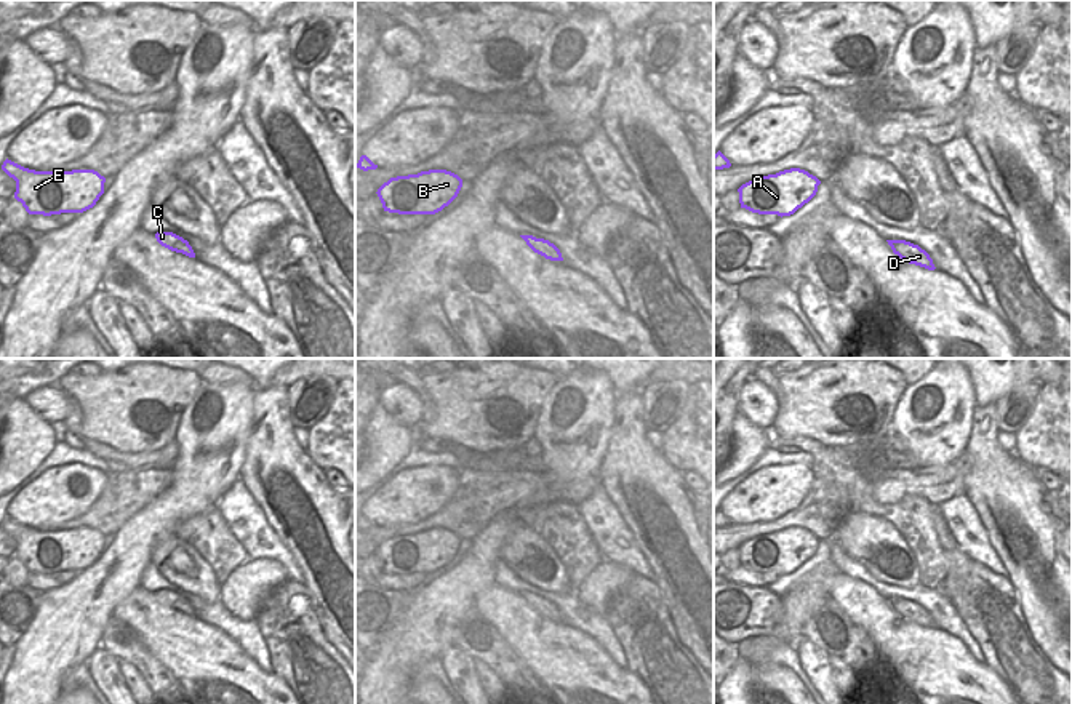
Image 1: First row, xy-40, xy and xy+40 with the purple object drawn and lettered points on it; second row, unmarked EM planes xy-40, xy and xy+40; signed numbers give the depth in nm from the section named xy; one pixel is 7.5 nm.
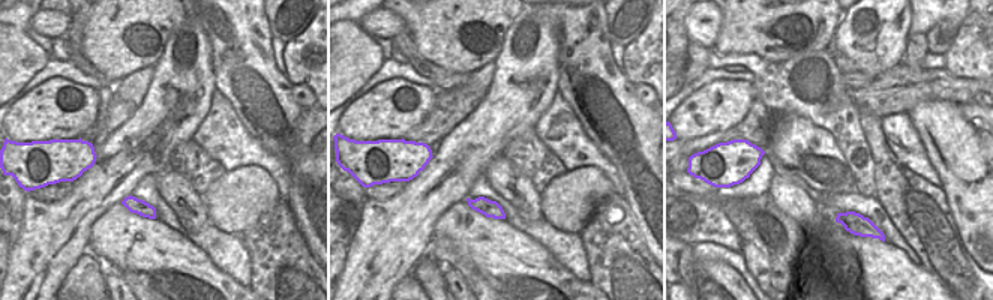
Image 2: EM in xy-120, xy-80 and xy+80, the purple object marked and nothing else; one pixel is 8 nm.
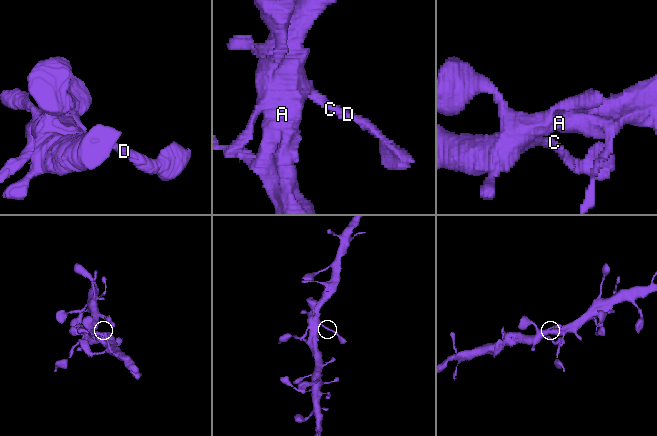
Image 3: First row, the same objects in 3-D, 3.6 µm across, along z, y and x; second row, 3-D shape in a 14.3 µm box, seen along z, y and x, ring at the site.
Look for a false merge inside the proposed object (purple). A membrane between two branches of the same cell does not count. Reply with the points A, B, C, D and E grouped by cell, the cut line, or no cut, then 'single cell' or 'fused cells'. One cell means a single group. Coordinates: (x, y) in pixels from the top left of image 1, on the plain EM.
groups A B C D E; cut none; single cell

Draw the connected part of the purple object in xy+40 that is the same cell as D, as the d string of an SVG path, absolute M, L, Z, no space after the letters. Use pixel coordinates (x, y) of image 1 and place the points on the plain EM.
M886 598L886 600L891 605L893 611L898 613L906 621L925 626L928 629L936 627L930 613L918 603L914 603L906 598Z

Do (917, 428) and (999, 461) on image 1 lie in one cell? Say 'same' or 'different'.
different

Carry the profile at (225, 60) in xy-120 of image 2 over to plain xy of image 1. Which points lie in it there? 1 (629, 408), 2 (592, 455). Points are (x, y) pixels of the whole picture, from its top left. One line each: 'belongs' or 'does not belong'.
1: belongs
2: does not belong

